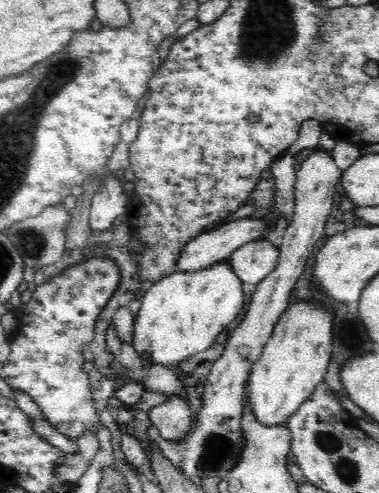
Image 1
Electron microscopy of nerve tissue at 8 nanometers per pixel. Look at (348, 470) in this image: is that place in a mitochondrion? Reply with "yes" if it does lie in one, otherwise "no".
yes

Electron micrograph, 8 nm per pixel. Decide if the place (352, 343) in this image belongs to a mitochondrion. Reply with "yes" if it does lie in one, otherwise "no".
yes

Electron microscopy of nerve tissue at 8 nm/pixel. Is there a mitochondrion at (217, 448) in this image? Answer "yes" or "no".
yes

